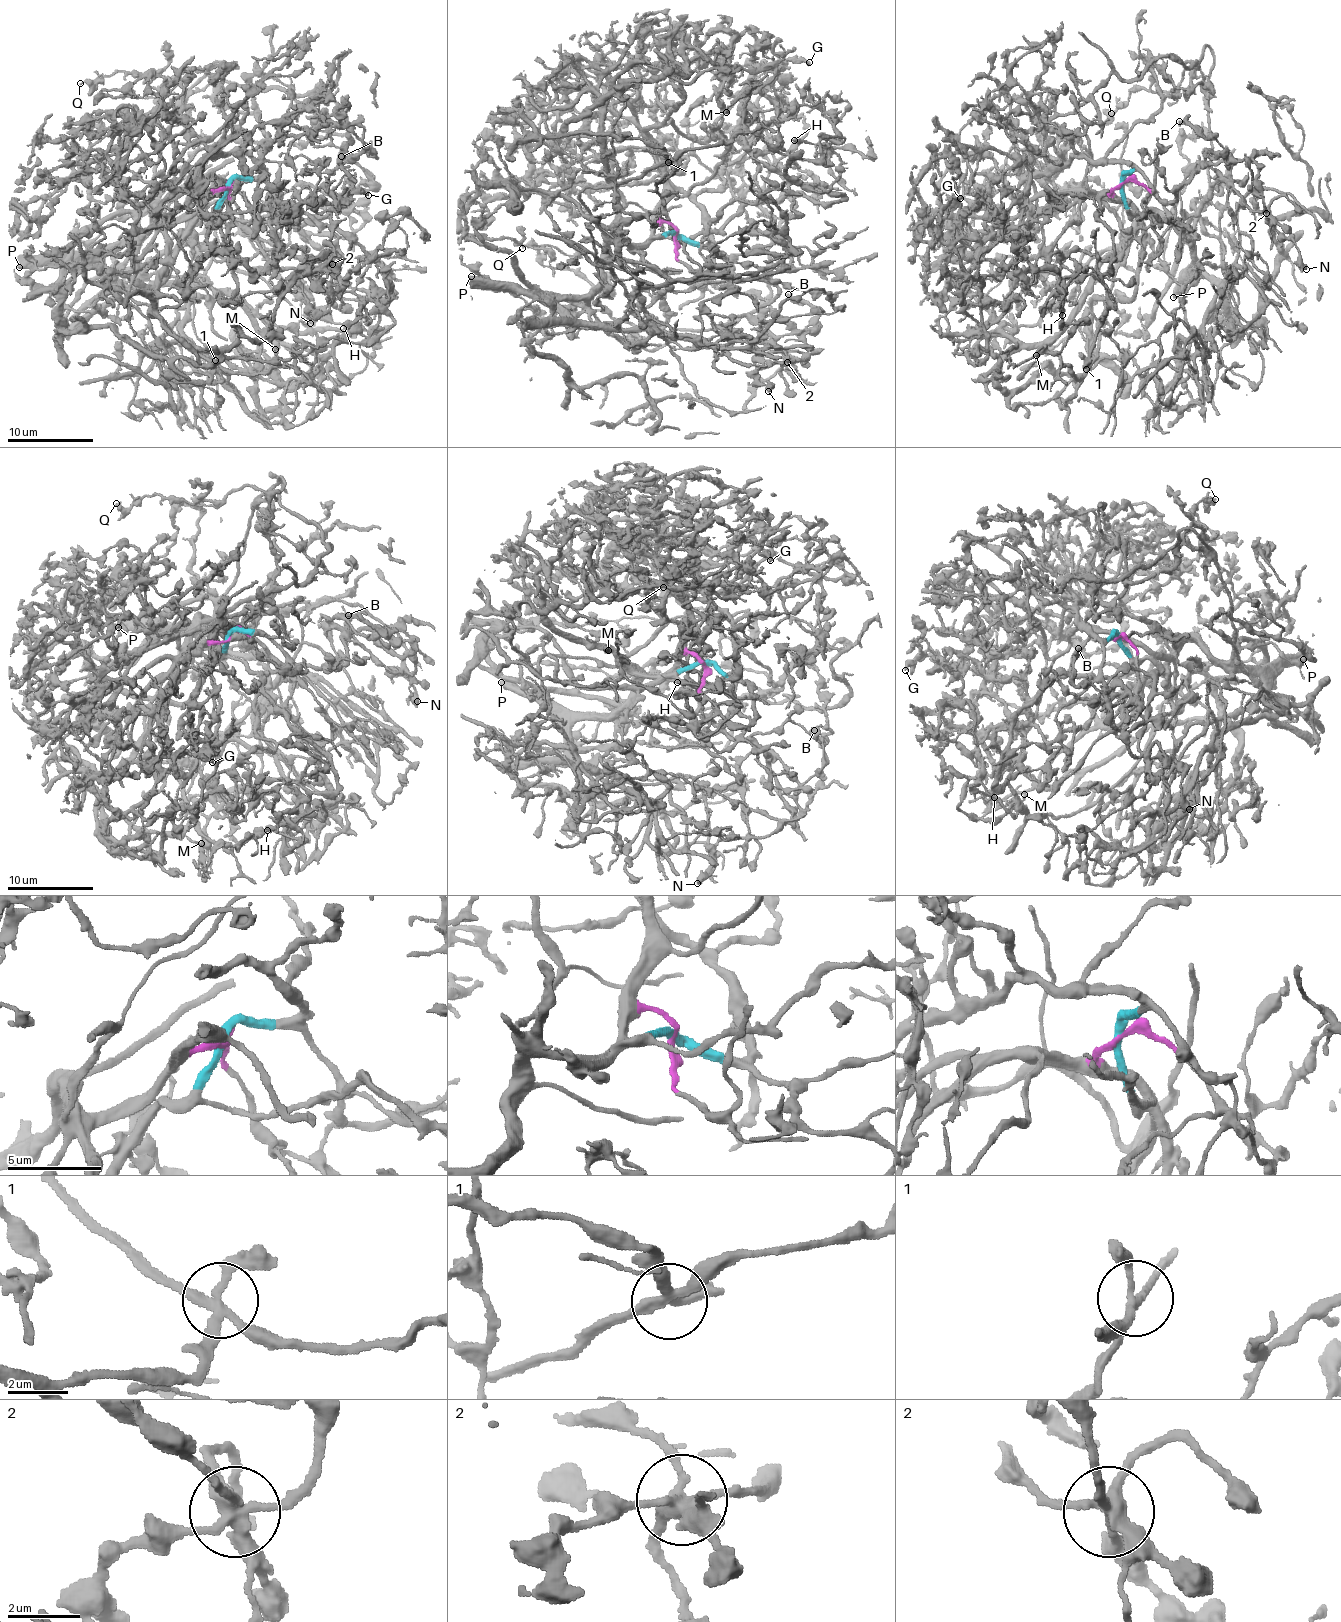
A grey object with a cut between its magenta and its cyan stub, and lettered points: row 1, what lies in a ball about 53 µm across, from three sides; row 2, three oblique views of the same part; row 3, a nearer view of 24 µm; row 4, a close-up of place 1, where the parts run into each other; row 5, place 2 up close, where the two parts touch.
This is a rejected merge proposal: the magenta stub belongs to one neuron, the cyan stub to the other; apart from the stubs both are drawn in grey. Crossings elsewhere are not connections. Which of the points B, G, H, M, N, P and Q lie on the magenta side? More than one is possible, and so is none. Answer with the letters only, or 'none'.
B, G, M, P

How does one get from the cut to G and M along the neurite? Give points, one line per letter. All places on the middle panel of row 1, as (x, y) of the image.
G: (674, 236), (660, 211), (722, 162), (718, 77), (731, 44), (748, 30), (781, 61), (797, 54), (810, 63)
M: (674, 236), (664, 222), (639, 245), (614, 242), (580, 194), (745, 132), (749, 88), (725, 112)

